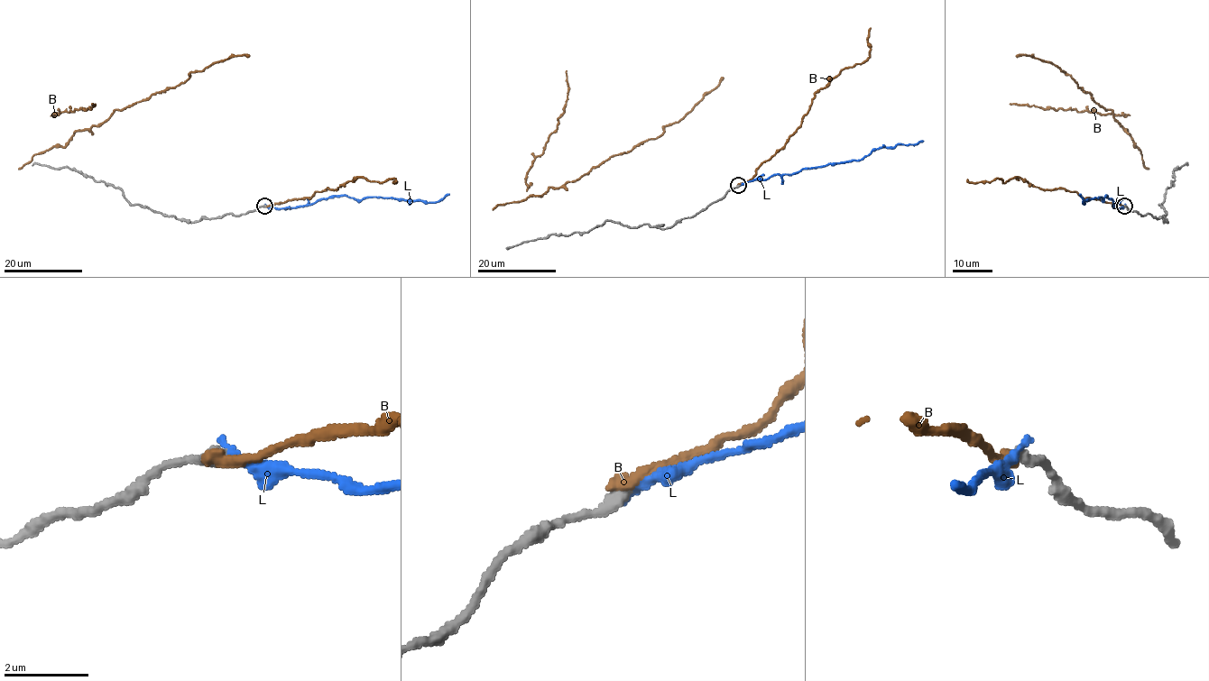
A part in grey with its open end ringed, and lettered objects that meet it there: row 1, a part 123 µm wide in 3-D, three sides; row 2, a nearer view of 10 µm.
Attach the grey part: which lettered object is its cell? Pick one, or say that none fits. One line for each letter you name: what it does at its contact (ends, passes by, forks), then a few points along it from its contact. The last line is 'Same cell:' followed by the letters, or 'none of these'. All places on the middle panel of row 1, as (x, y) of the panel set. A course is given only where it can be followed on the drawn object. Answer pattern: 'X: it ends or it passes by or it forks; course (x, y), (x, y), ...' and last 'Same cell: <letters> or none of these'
B: it ends
Same cell: B

